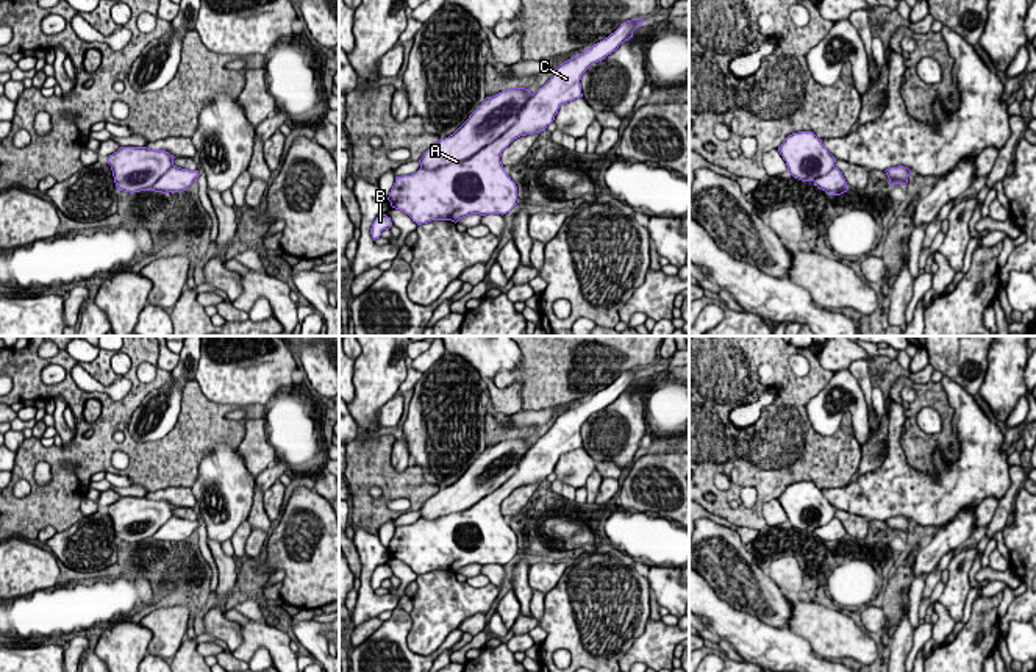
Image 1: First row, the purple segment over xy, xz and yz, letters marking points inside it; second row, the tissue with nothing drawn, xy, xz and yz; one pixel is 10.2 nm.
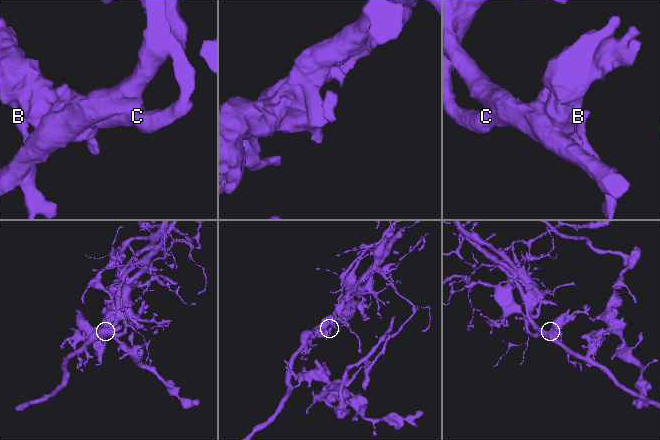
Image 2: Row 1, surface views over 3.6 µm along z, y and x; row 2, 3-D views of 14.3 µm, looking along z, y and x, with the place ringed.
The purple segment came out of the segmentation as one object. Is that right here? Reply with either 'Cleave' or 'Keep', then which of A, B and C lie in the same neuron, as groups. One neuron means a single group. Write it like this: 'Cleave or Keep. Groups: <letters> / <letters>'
Cleave. Groups: A / B C

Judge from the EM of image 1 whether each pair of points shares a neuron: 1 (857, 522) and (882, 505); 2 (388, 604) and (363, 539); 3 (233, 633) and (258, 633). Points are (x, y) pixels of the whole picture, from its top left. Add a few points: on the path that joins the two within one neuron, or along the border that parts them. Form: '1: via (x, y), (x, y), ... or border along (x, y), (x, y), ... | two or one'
1: border along (836, 508), (855, 513), (864, 519) | two
2: via (369, 594), (366, 591), (367, 558) | one
3: border along (239, 624), (241, 643), (232, 652) | two

